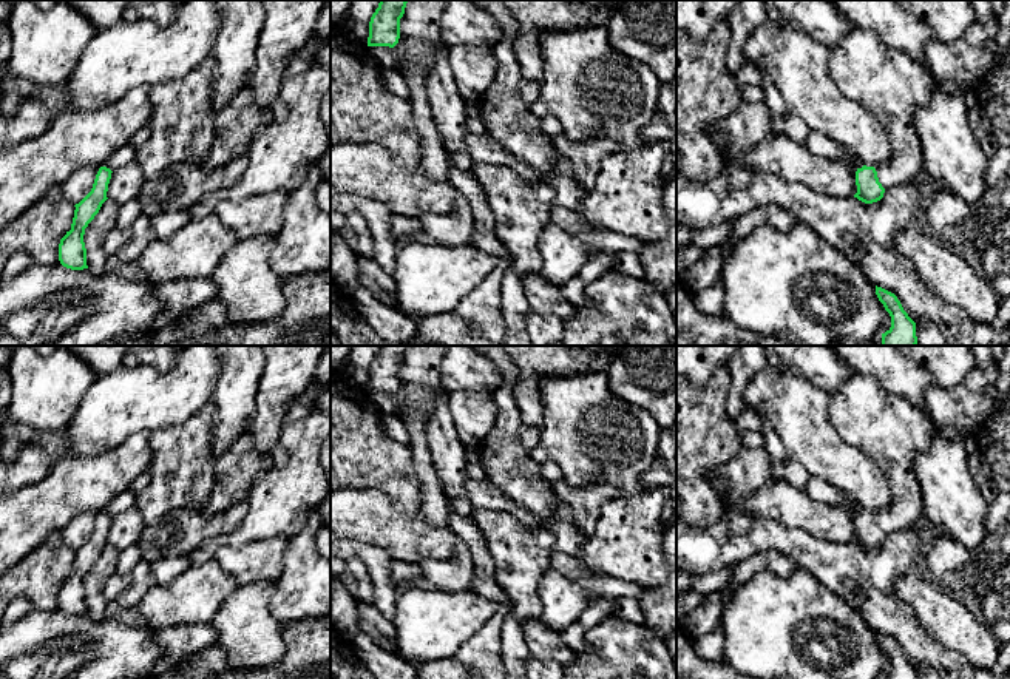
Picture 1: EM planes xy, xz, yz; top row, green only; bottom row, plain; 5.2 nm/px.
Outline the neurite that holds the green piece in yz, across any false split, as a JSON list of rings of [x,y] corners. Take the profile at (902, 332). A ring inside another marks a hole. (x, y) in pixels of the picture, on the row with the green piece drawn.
[[[877,285],[876,295],[891,316],[891,327],[882,333],[882,346],[916,346],[916,323],[903,310],[897,296]]]

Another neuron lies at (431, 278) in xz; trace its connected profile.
[[[414,242],[400,248],[394,307],[412,316],[452,312],[496,269],[499,256],[473,245]]]

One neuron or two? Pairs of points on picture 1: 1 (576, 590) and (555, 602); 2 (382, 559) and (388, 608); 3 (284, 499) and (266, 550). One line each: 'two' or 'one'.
1: one
2: one
3: two

